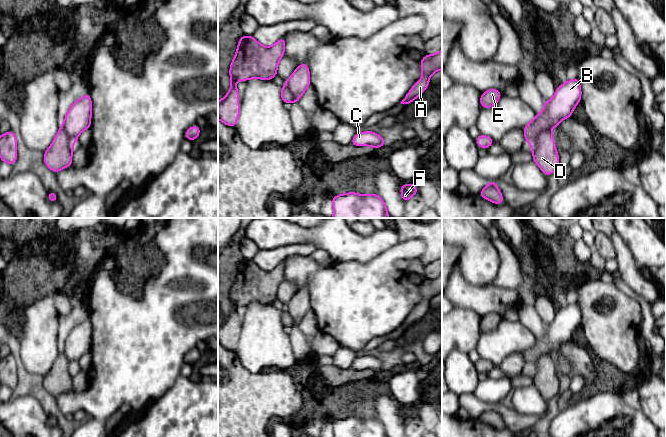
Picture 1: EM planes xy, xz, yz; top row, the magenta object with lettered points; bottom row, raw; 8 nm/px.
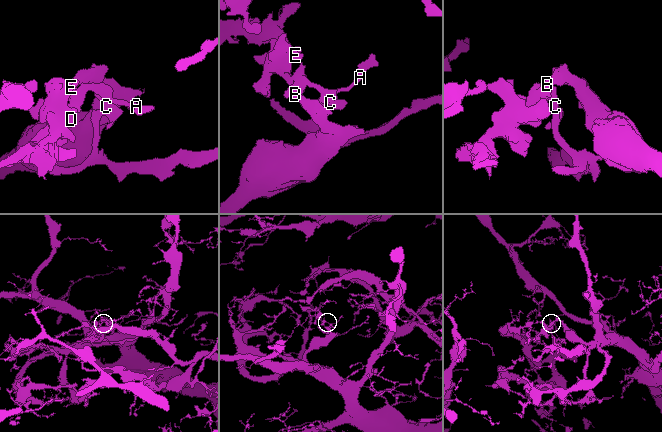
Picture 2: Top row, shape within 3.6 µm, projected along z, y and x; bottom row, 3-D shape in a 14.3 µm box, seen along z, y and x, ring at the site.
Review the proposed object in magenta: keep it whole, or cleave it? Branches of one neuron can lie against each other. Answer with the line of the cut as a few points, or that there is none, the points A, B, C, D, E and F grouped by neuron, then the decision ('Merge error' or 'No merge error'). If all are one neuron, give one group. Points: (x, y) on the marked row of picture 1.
Split along yz (548, 130), (543, 130), (530, 144). Groups: A B C F / D E. Merge error

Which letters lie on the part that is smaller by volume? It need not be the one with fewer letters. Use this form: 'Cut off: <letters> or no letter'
Cut off: D, E

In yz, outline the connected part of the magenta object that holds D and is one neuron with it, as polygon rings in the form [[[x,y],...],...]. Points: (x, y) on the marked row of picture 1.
[[[542,131],[530,144],[533,161],[547,176],[554,173],[559,166],[559,154],[555,148],[555,139],[550,131]]]

